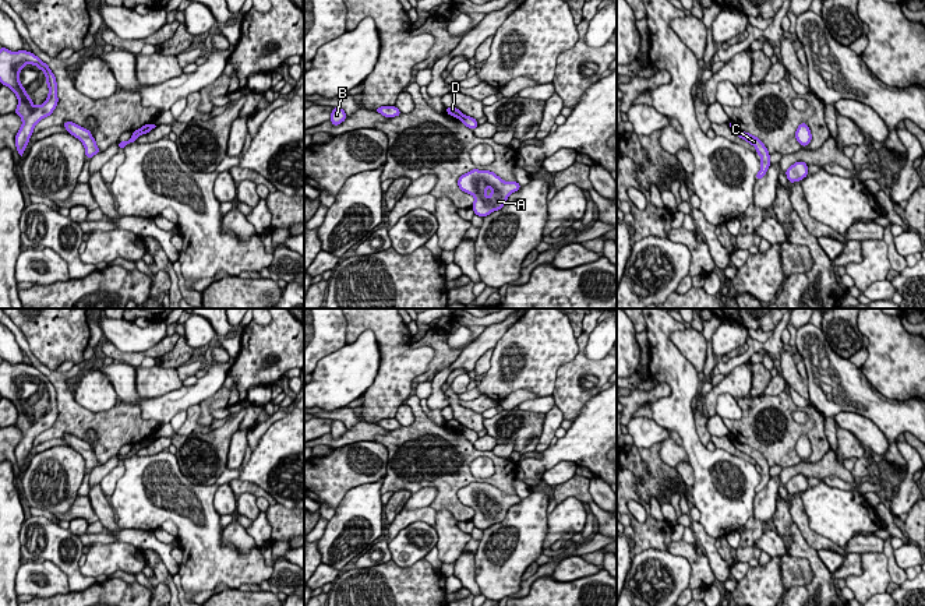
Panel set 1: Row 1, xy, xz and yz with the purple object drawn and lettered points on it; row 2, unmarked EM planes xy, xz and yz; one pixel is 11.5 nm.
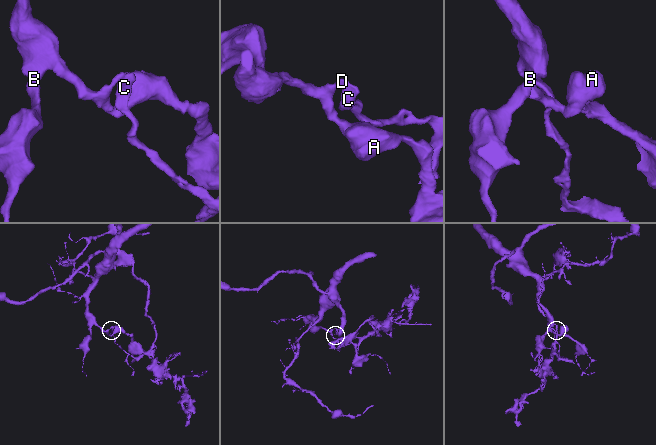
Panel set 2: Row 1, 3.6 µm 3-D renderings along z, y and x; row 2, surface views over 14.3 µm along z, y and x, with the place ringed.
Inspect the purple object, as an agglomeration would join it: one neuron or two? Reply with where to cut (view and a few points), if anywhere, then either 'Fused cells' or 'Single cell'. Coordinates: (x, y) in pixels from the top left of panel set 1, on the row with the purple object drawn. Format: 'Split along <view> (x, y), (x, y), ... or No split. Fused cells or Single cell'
Split along xy (151, 124), (147, 131). Fused cells

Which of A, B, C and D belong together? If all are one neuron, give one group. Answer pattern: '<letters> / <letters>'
A B D / C

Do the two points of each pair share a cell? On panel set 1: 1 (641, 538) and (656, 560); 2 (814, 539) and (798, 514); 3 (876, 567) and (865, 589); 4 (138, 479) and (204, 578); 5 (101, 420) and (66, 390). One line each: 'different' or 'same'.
1: different
2: same
3: same
4: same
5: same

